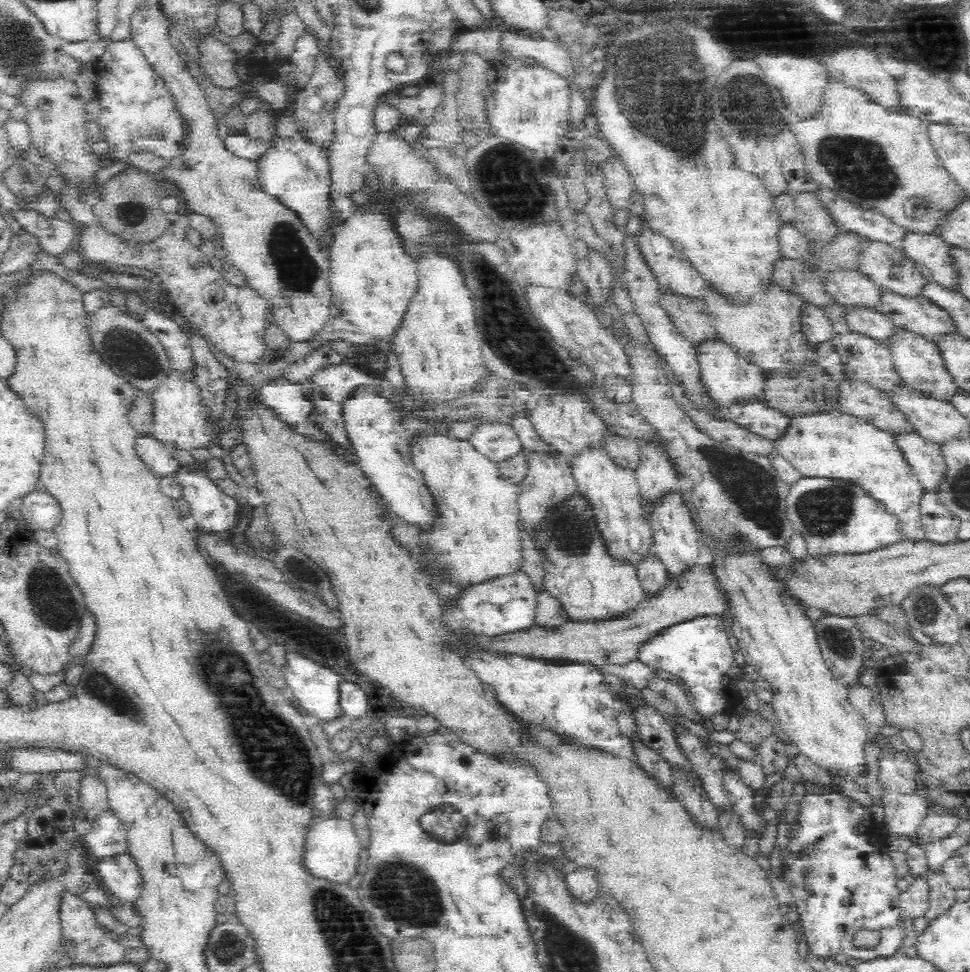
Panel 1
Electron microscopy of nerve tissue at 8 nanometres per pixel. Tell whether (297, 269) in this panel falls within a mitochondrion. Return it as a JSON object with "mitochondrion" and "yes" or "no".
{"mitochondrion":"yes"}

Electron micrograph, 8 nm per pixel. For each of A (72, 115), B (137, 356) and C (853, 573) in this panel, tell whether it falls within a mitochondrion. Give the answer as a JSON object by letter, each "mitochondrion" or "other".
{"A":"other","B":"mitochondrion","C":"other"}

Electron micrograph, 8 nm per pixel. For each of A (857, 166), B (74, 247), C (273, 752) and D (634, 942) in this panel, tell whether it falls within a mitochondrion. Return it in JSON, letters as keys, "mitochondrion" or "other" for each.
{"A":"mitochondrion","B":"other","C":"mitochondrion","D":"other"}

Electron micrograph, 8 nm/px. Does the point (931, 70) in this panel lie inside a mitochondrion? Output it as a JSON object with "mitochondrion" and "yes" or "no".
{"mitochondrion":"no"}

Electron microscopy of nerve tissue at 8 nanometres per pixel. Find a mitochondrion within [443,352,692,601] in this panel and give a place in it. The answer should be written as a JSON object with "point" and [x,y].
{"point":[570,534]}

